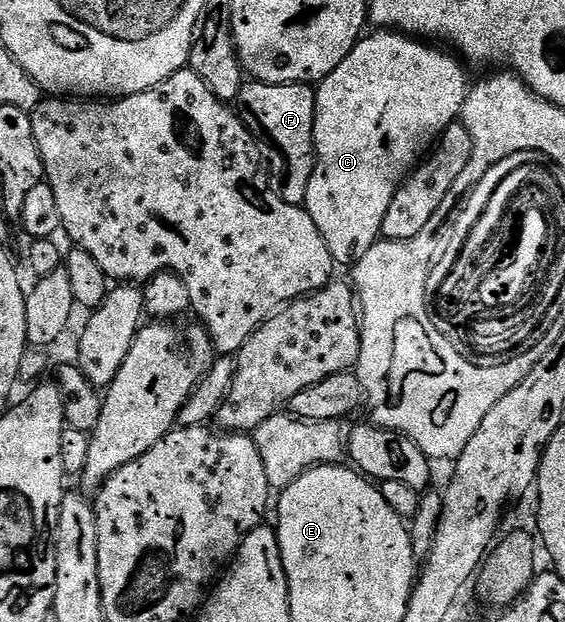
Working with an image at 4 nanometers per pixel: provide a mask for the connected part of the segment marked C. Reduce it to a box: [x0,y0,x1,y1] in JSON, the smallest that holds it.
[305,31,469,266]

